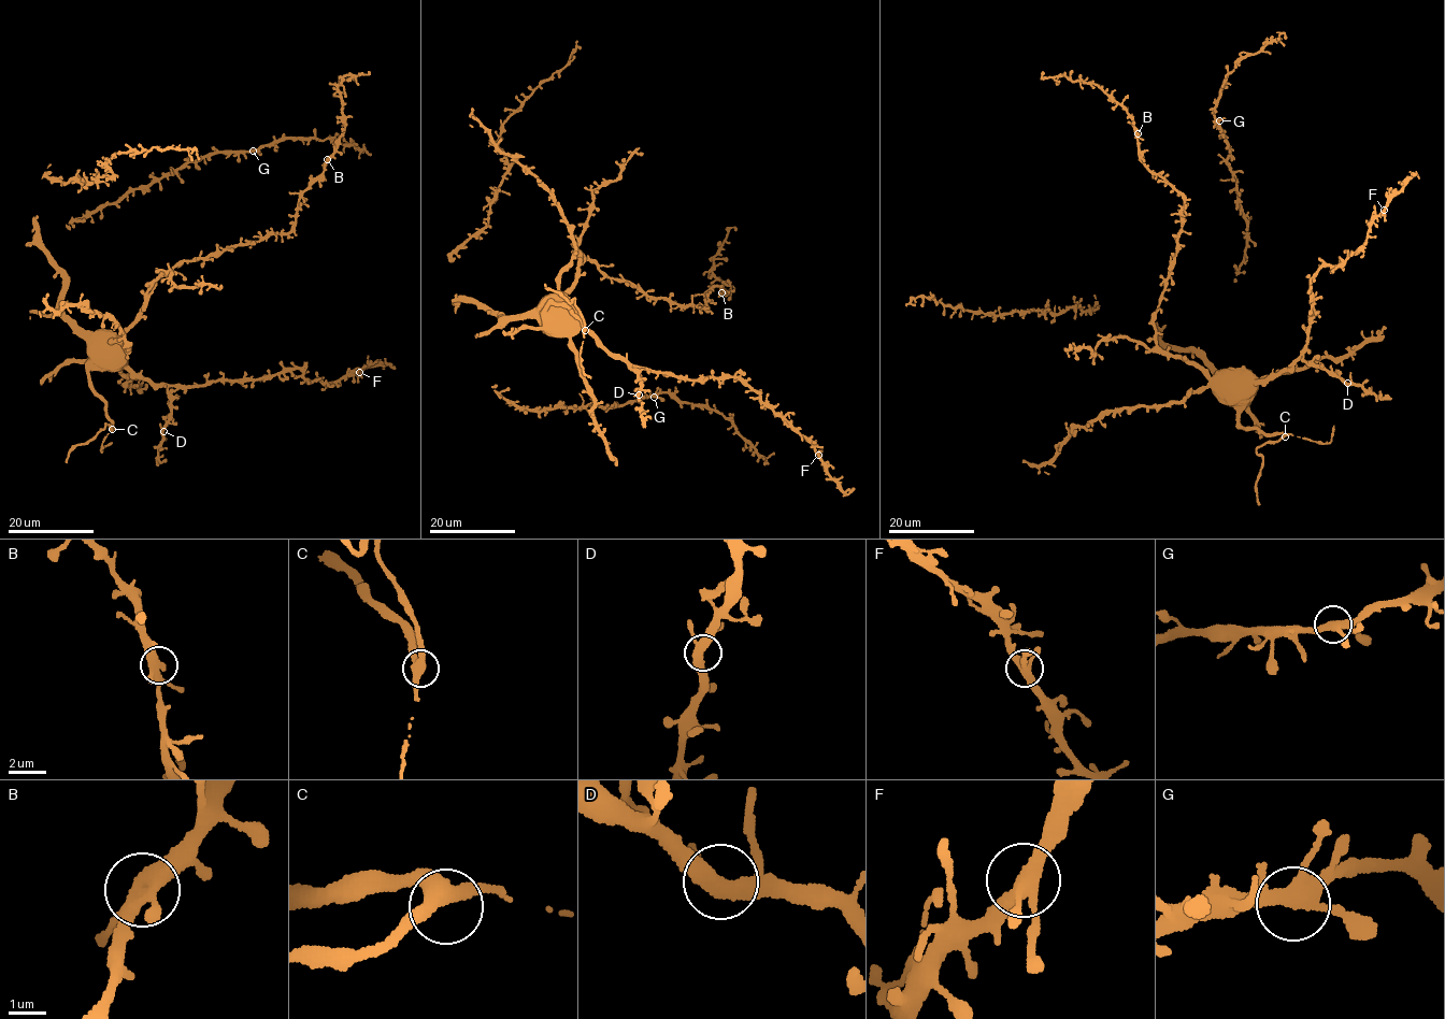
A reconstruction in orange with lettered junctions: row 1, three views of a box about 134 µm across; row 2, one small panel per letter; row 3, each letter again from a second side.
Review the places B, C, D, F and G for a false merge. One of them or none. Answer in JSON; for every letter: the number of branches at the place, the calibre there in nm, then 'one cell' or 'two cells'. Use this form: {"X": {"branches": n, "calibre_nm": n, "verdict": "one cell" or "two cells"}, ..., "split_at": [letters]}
{"B": {"branches": 4, "calibre_nm": 360, "verdict": "one cell"}, "C": {"branches": 3, "calibre_nm": 380, "verdict": "one cell"}, "D": {"branches": 3, "calibre_nm": 380, "verdict": "one cell"}, "F": {"branches": 4, "calibre_nm": 360, "verdict": "one cell"}, "G": {"branches": 4, "calibre_nm": 360, "verdict": "one cell"}, "split_at": []}

